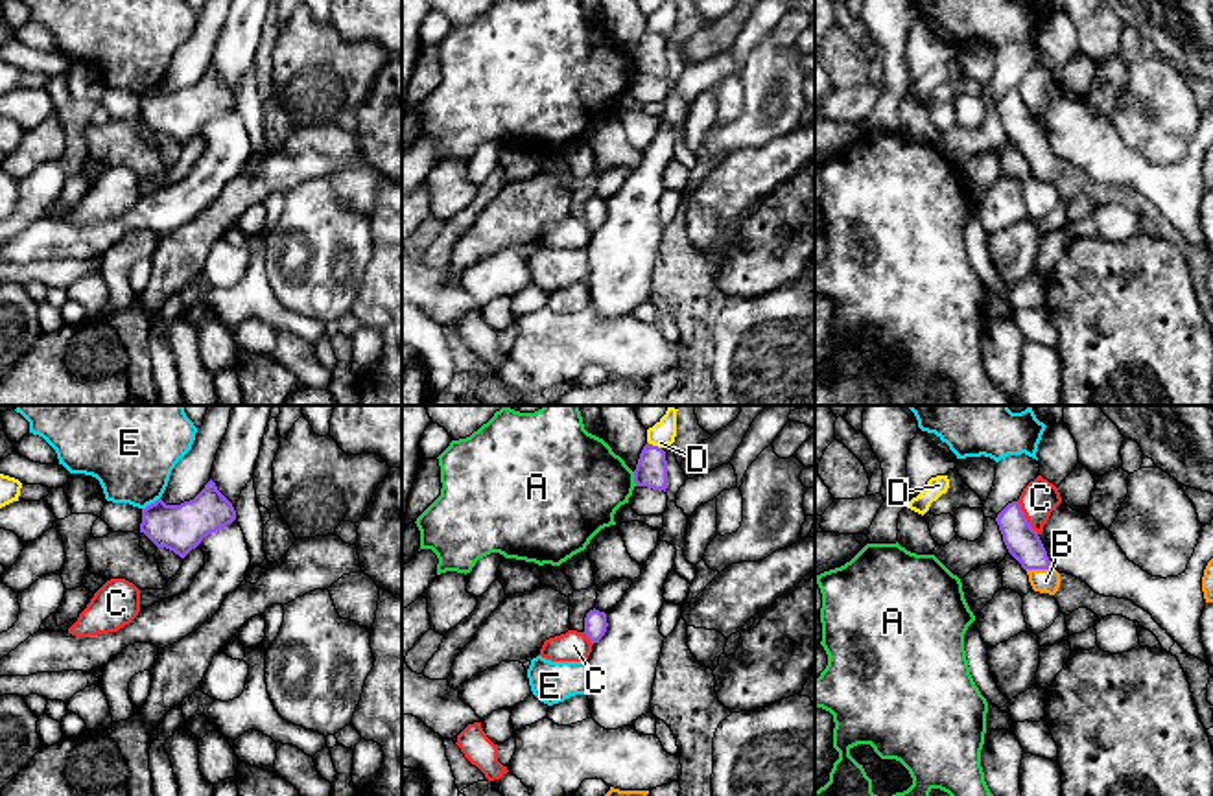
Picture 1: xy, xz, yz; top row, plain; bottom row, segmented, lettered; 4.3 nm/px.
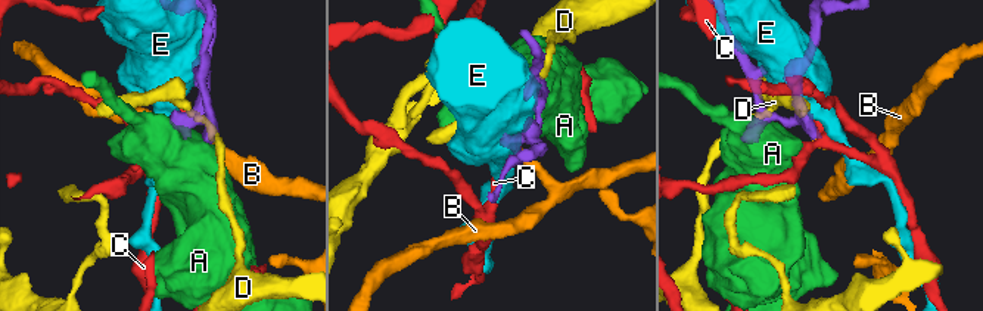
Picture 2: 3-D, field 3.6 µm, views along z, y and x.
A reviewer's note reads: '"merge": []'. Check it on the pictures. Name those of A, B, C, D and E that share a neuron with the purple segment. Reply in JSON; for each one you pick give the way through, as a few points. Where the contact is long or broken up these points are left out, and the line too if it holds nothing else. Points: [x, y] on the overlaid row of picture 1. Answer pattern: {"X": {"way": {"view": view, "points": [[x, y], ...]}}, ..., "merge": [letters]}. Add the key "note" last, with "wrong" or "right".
{"B": {"way": {"view": "yz", "points": [[1022, 540], [1038, 568], [1046, 581]]}}, "merge": ["B"], "note": "wrong"}

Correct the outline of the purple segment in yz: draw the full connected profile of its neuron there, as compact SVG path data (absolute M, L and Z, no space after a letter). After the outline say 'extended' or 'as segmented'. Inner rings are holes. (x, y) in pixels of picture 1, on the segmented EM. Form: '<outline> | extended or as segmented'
M1018 501L1008 503L995 518L1008 553L1029 575L1034 591L1054 595L1060 573L1053 568L1038 533L1027 521Z | extended

